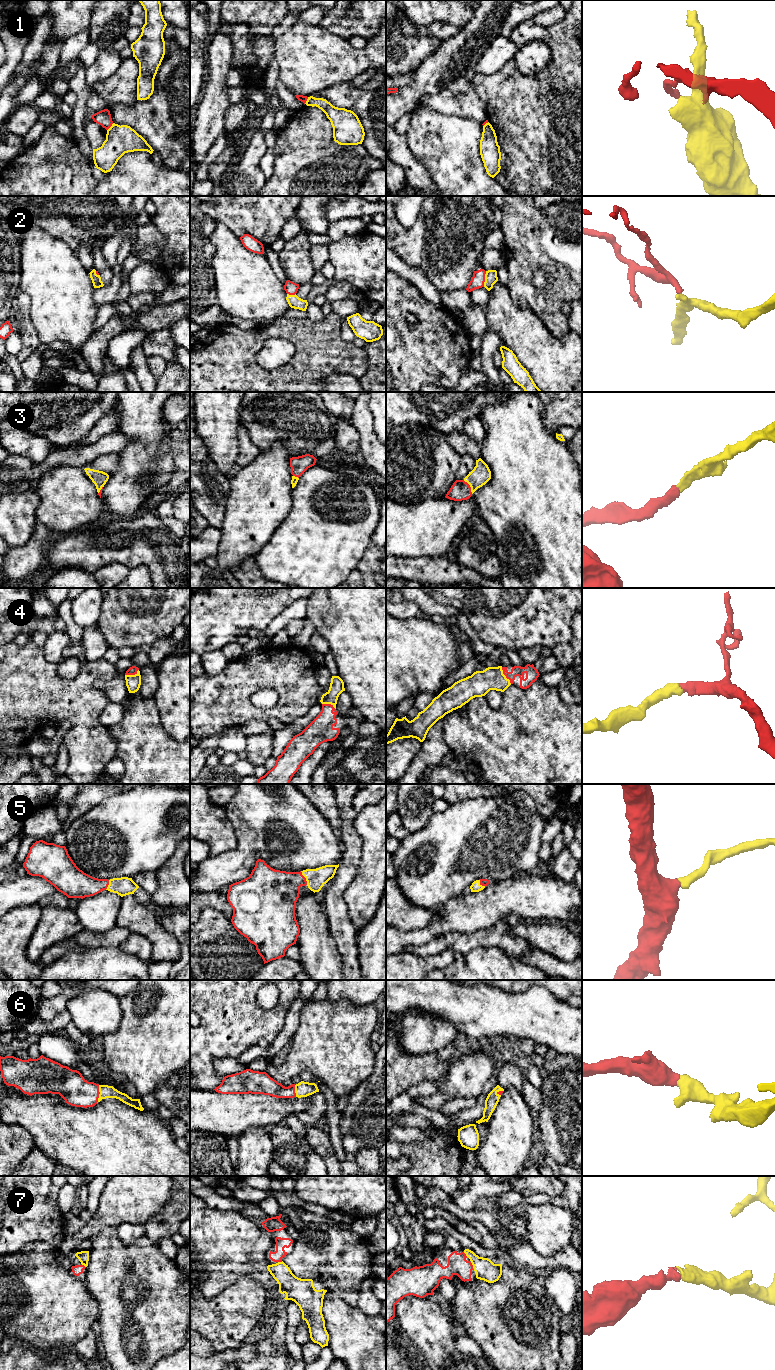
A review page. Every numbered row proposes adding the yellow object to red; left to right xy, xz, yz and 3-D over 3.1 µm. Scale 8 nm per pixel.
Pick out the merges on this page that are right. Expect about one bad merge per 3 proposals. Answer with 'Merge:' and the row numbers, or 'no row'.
Merge: 3, 4, 5, 6, 7

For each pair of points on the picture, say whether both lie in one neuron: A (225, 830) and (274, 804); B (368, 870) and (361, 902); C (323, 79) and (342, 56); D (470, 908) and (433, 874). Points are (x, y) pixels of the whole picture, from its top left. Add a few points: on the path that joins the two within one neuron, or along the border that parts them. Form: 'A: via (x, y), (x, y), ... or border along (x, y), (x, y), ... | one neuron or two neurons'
A: border along (223, 806), (236, 838), (236, 846), (232, 850) | two neurons
B: via (368, 878), (368, 886), (363, 894) | one neuron
C: via (325, 73), (336, 62) | one neuron
D: border along (460, 895), (446, 900), (437, 907) | two neurons

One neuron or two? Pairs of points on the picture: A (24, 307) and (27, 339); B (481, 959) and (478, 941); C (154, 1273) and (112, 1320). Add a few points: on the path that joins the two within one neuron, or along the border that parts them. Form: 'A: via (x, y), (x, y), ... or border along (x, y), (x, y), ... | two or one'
A: via (25, 315), (27, 331) | one
B: border along (502, 949), (474, 947), (461, 953) | two
C: via (131, 1256), (127, 1255), (121, 1263), (115, 1297) | one

